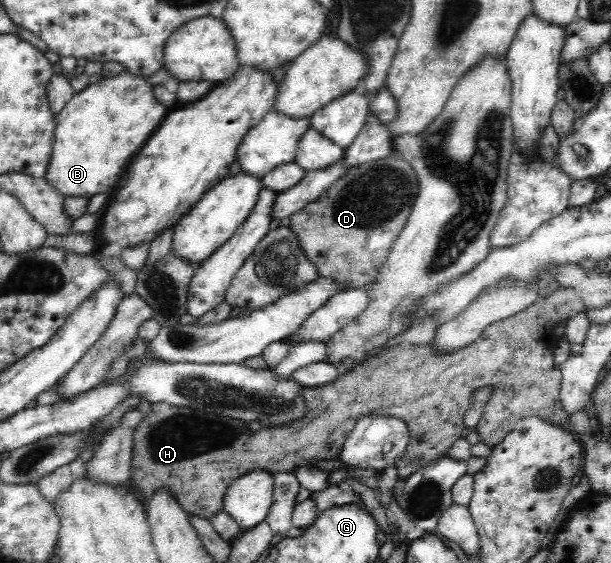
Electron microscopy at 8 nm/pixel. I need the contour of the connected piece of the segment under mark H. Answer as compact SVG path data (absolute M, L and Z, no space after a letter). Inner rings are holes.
M558 287L558 292L554 292L554 294L552 294L552 296L548 296L546 300L537 300L536 304L532 303L530 306L527 306L524 309L524 312L520 311L508 318L499 320L498 322L493 322L490 326L487 326L483 330L480 336L473 343L463 349L458 349L455 353L432 356L432 354L430 354L430 350L428 350L428 346L414 346L414 348L410 348L410 350L406 350L406 352L402 352L400 348L392 348L392 350L390 350L390 347L385 349L385 351L374 352L371 356L368 356L363 363L358 364L355 369L347 374L341 374L335 381L332 381L327 385L309 387L309 389L306 389L303 392L303 396L305 396L305 406L307 406L307 410L305 414L302 414L302 417L298 418L297 421L294 421L291 425L274 426L274 430L260 430L258 434L250 434L250 430L244 430L244 421L240 421L240 419L206 413L201 409L192 409L191 407L172 406L167 404L167 402L152 402L150 403L150 410L148 410L148 414L144 415L144 418L142 418L133 434L132 458L130 460L129 476L130 486L134 487L134 490L138 490L139 493L143 495L144 500L150 500L157 490L170 491L170 494L172 494L173 498L181 504L182 510L184 510L190 518L210 520L216 513L221 512L224 509L224 495L226 495L228 487L237 478L244 476L244 474L250 472L250 470L256 470L258 468L260 470L267 470L270 474L292 472L292 470L294 470L294 468L298 468L298 466L310 467L309 465L312 460L336 459L341 453L347 434L354 428L354 425L358 422L358 420L364 416L374 415L391 416L395 419L400 419L400 421L406 423L406 427L408 427L409 438L407 449L404 450L404 452L402 452L402 454L398 456L394 462L394 467L397 470L397 480L406 480L411 474L417 473L418 470L424 468L424 466L426 466L429 462L446 456L449 448L460 438L460 429L464 427L463 416L466 414L468 406L470 406L472 393L476 392L478 388L482 388L482 386L492 386L492 388L494 388L492 397L486 403L483 415L476 427L481 442L490 447L502 442L502 439L514 428L514 425L526 417L536 416L546 418L546 421L550 422L550 425L557 425L558 423L566 422L566 411L562 409L560 395L558 395L558 392L560 391L561 371L558 371L558 369L554 367L554 363L552 363L552 350L556 348L560 338L556 338L552 332L554 332L554 324L556 324L556 322L576 316L576 314L582 313L584 308L585 305L583 304L582 297L578 295L578 292L574 289L562 289Z

